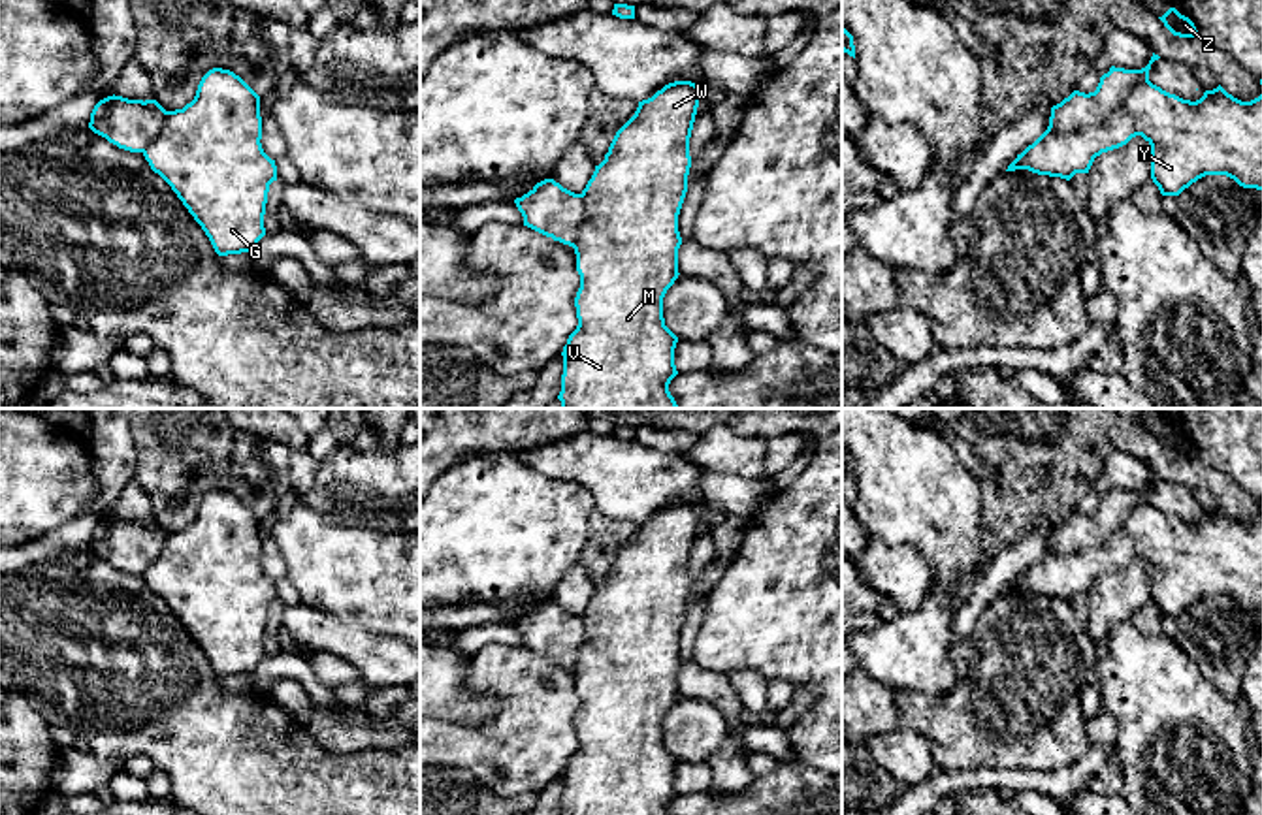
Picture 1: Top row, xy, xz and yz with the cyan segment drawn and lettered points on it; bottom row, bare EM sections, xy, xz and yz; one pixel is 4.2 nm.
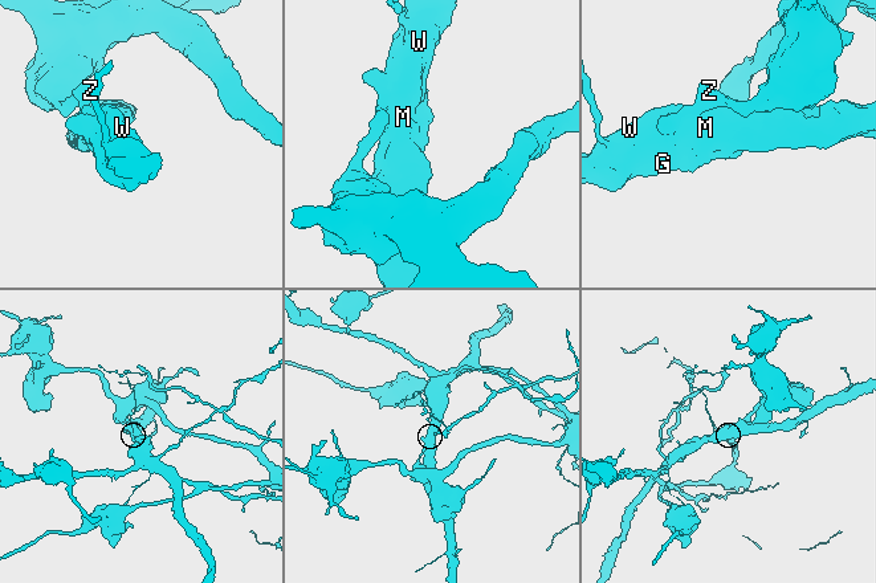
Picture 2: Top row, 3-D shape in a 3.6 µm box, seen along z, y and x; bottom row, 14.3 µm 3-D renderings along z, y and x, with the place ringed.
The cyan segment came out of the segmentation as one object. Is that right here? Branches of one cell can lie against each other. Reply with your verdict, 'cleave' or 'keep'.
cleave

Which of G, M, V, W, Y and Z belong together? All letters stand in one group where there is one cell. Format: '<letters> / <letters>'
G M V W Y / Z

